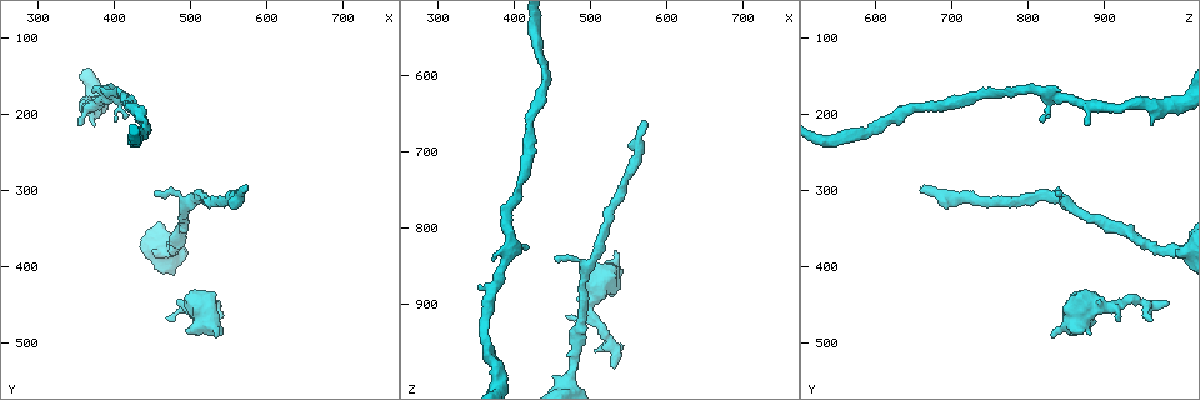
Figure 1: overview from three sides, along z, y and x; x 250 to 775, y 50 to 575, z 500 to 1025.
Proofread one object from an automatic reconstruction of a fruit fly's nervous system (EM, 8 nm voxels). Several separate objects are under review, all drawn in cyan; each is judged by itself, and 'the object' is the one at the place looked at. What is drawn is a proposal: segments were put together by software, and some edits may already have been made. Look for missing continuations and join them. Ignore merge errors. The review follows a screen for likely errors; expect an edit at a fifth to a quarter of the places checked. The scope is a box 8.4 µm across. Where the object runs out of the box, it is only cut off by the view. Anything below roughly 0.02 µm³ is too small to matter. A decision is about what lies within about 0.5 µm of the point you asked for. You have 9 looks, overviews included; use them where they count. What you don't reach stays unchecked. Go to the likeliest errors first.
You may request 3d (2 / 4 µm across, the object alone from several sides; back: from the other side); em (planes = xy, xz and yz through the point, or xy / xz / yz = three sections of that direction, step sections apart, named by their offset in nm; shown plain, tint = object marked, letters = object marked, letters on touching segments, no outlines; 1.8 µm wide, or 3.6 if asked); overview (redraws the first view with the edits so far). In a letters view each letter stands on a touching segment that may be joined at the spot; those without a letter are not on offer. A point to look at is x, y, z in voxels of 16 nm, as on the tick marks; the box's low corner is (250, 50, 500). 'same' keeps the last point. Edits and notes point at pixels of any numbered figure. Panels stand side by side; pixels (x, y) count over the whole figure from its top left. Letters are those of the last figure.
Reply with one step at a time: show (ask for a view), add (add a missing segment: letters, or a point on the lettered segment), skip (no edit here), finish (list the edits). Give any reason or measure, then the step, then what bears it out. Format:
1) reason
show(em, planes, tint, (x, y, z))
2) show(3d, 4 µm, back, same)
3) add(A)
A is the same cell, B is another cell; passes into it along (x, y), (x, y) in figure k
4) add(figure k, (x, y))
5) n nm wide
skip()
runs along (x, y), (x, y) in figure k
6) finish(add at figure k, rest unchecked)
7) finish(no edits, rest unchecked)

free end
show(3d, 4 µm, (575, 300, 660))

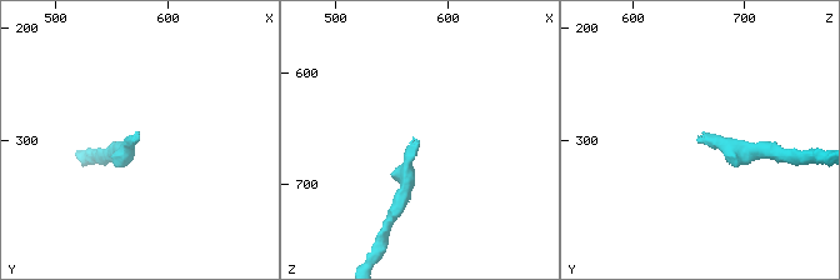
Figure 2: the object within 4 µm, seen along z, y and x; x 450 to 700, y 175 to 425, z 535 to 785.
show(em, yz, step 4, letters, (576, 296, 660))

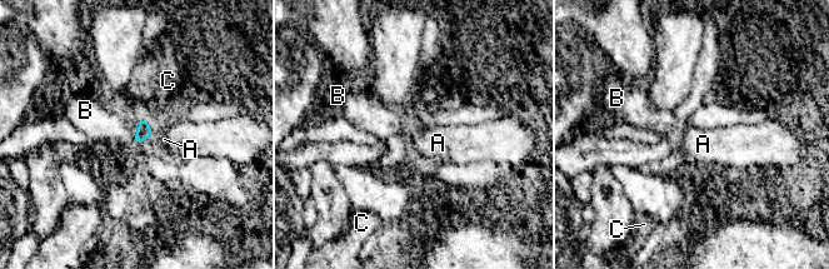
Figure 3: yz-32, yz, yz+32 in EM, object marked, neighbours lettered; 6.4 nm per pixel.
add(B)
B is the same cell, A and C are other cells; passes into it along (144, 133), (139, 129), (103, 123) in figure 3; it goes on there

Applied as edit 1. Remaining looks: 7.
show(overview)

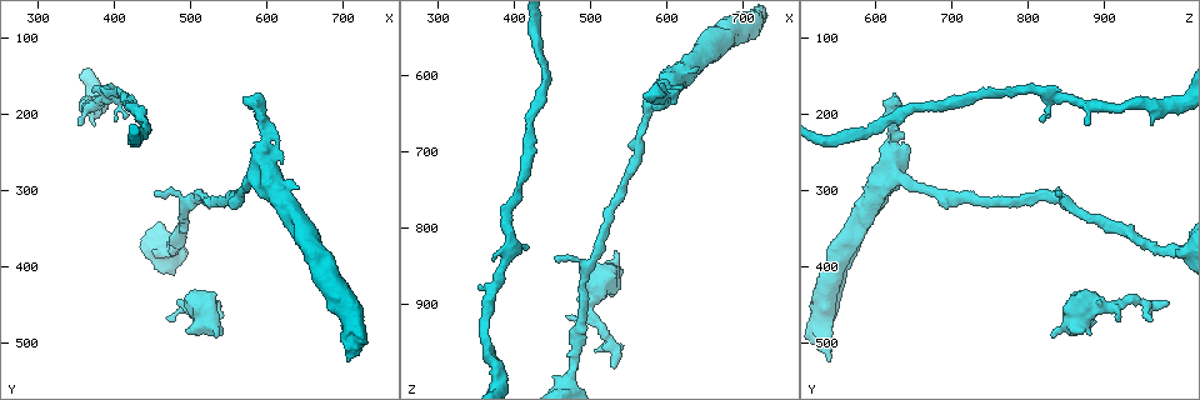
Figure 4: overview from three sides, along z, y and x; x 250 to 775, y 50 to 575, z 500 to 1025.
free end
show(3d, 2 µm, (540, 490, 835))

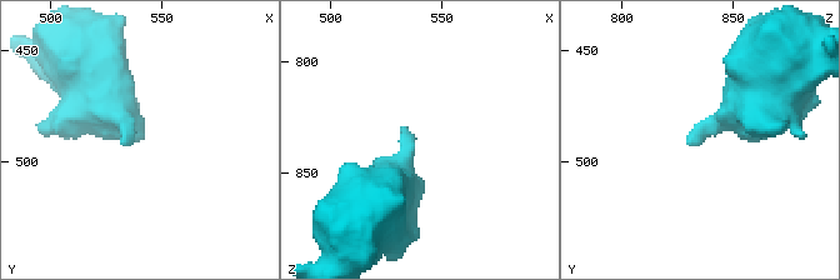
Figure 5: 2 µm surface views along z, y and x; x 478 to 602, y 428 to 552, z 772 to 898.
need the tissue
show(em, xz, step 8, letters, (537, 493, 832))

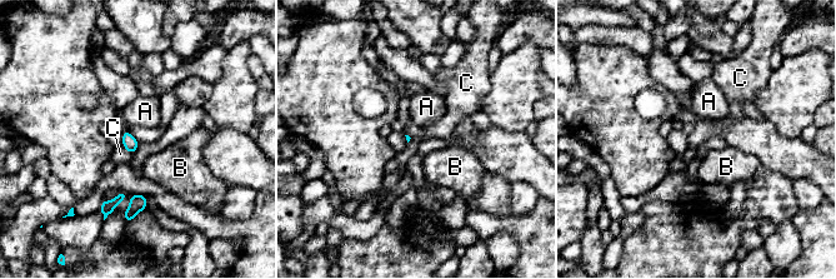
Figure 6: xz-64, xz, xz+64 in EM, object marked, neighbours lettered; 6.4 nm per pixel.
skip()
A, B and C are other cells; border along (123, 145), (131, 154) in figure 6; none of them fits

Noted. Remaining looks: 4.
an open end
show(3d, 2 µm, (455, 305, 835))

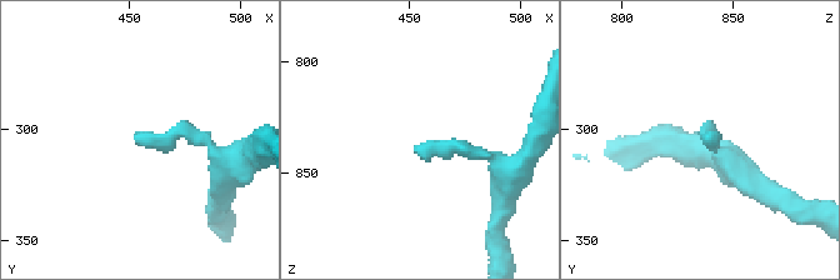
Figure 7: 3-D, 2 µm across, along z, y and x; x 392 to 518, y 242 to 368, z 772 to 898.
shape alone is not enough
show(em, planes, letters, (452, 303, 838))

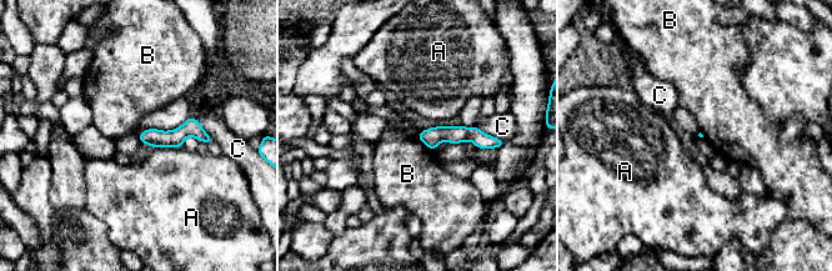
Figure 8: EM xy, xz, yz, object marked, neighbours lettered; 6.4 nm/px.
skip()
A, B and C are other cells; no lettered segment goes on from it

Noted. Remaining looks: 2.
branch stops here
show(3d, 2 µm, (470, 465, 920))

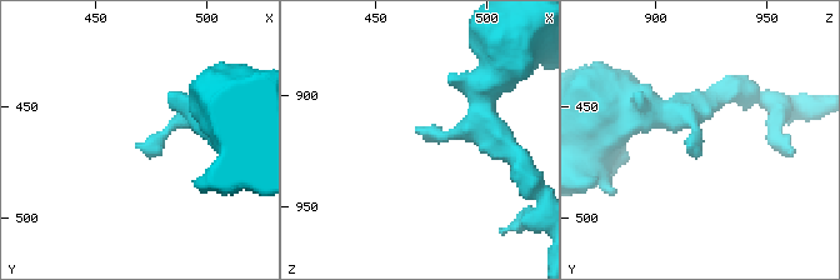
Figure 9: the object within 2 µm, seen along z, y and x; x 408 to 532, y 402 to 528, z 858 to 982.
now the EM
show(em, planes, letters, (471, 467, 917))

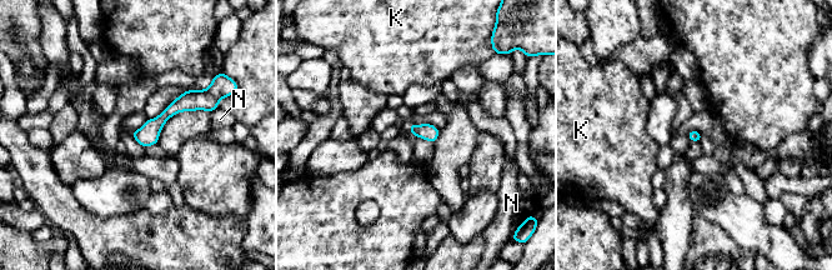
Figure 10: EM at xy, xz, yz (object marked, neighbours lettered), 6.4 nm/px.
skip()
K and N are other cells; runs along (206, 106), (180, 104), (135, 134) in figure 10; none of them fits

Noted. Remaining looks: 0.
finish(add at figure 3, rest unchecked)

